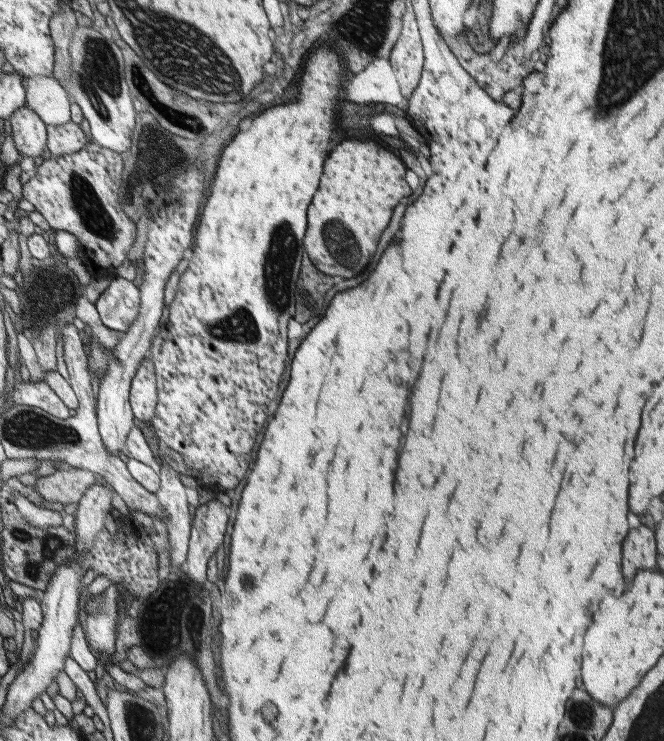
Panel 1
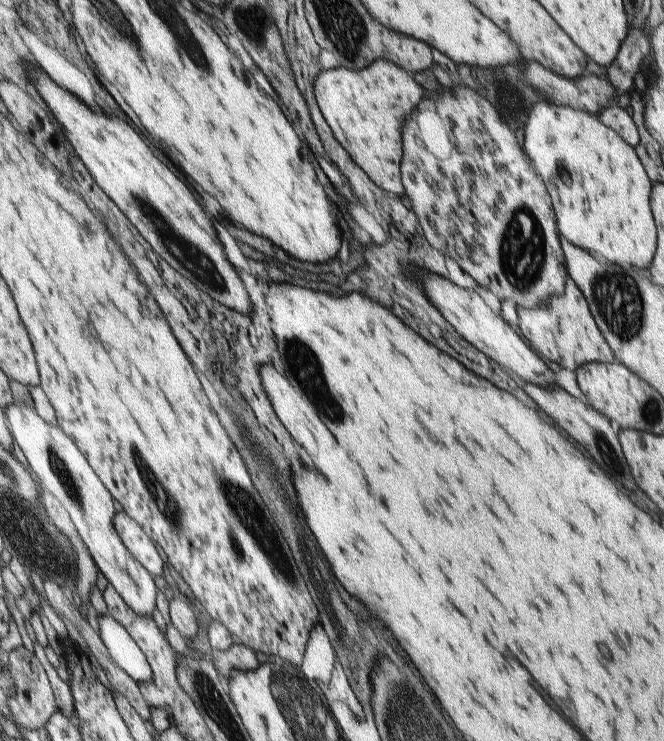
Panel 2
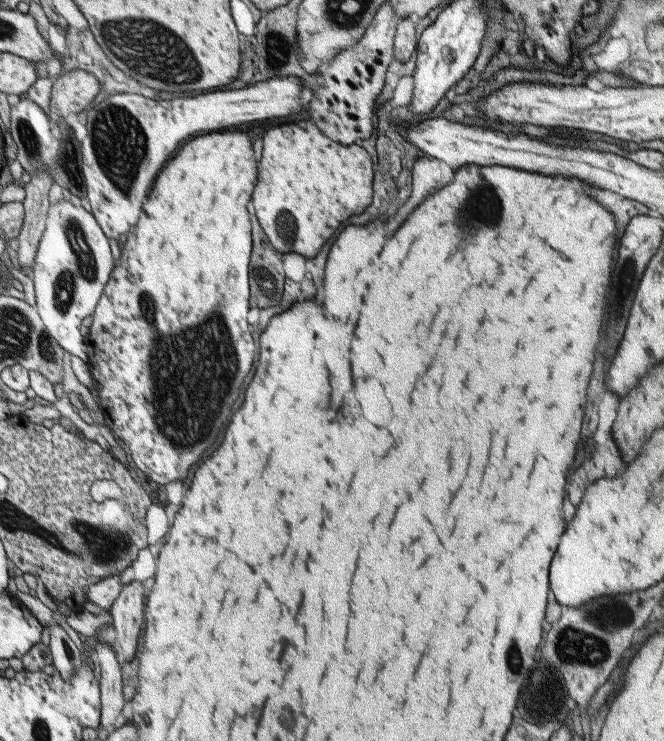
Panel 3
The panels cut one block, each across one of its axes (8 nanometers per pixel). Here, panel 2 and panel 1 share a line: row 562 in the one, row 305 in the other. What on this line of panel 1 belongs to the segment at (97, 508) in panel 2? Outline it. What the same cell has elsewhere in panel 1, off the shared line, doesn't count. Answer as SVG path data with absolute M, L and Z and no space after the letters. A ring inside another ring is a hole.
M115 276L96 303L106 327L128 332L142 312L142 292L138 284Z

